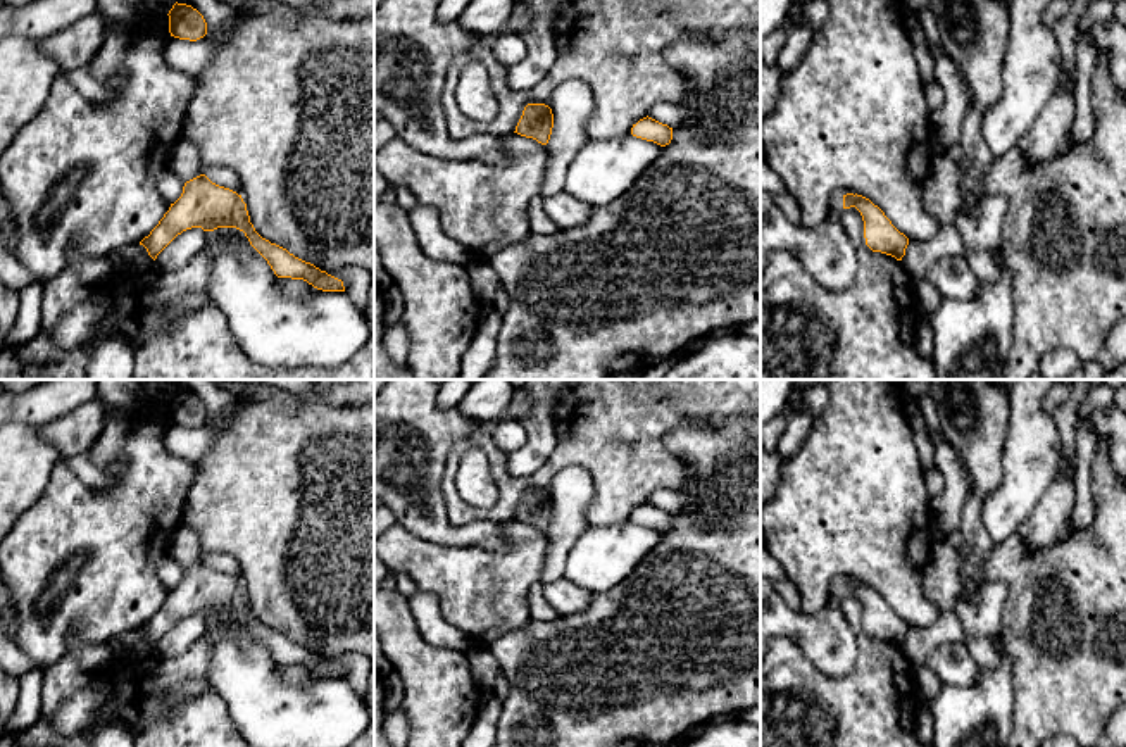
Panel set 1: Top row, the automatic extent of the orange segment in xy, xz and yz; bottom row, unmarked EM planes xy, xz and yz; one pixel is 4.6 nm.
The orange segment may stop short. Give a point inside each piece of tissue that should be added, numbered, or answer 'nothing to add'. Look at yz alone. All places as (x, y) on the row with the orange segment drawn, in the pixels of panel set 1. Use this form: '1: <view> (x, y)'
1: yz (826, 252)

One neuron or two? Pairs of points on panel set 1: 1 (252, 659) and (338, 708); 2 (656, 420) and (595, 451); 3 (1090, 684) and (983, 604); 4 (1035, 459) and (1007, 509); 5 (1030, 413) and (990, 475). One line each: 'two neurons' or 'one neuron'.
1: one neuron
2: one neuron
3: two neurons
4: one neuron
5: two neurons

